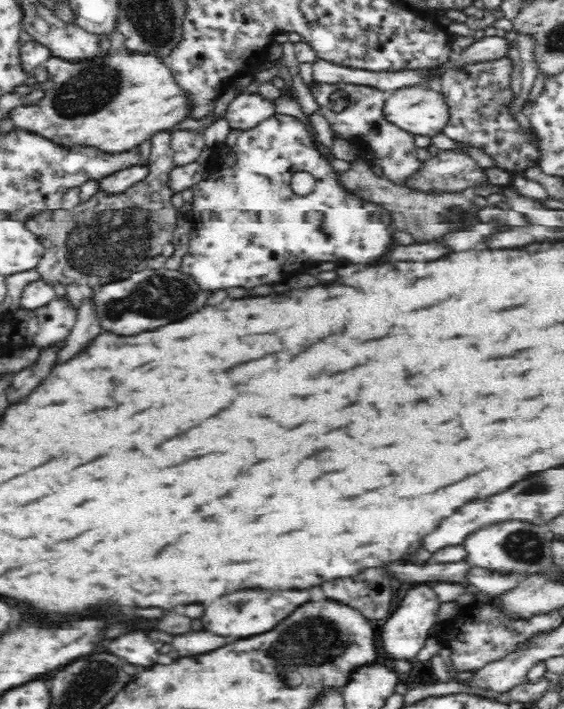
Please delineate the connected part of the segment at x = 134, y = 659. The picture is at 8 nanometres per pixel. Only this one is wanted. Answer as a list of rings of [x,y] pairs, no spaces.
[[[132,630],[114,638],[108,642],[108,650],[136,666],[152,666],[158,660],[156,644],[142,630]]]

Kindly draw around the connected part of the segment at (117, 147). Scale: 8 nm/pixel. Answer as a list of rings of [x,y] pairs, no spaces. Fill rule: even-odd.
[[[120,48],[119,50],[111,49],[107,55],[96,55],[92,58],[82,59],[81,61],[68,61],[60,57],[51,57],[45,62],[48,76],[52,79],[50,81],[51,88],[40,97],[40,100],[32,104],[20,105],[8,112],[7,117],[12,119],[14,126],[20,127],[23,130],[30,130],[35,134],[44,135],[45,138],[53,140],[54,143],[61,144],[61,146],[76,146],[76,144],[84,144],[85,146],[96,146],[105,152],[126,152],[132,150],[139,145],[142,145],[146,140],[151,139],[154,134],[162,133],[163,131],[172,132],[176,126],[184,120],[191,120],[192,118],[192,97],[186,93],[186,89],[176,81],[173,70],[160,55],[152,52],[144,53],[144,51],[135,51],[128,48]]]

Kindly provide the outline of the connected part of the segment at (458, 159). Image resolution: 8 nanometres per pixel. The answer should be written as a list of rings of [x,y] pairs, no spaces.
[[[444,150],[424,162],[421,172],[406,186],[422,191],[464,191],[472,186],[488,186],[484,171],[464,150]]]

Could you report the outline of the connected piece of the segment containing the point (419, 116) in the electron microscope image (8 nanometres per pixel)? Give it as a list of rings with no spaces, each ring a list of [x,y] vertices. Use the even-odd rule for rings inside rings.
[[[418,85],[393,91],[383,102],[381,111],[383,120],[398,126],[401,130],[412,135],[429,136],[430,138],[442,133],[447,124],[448,106],[437,87]]]

